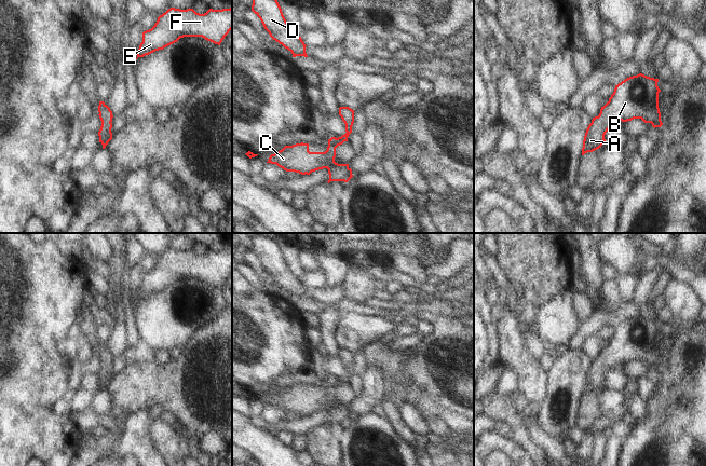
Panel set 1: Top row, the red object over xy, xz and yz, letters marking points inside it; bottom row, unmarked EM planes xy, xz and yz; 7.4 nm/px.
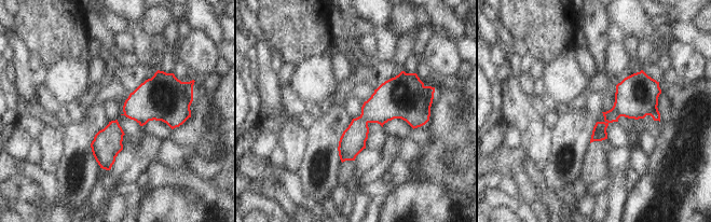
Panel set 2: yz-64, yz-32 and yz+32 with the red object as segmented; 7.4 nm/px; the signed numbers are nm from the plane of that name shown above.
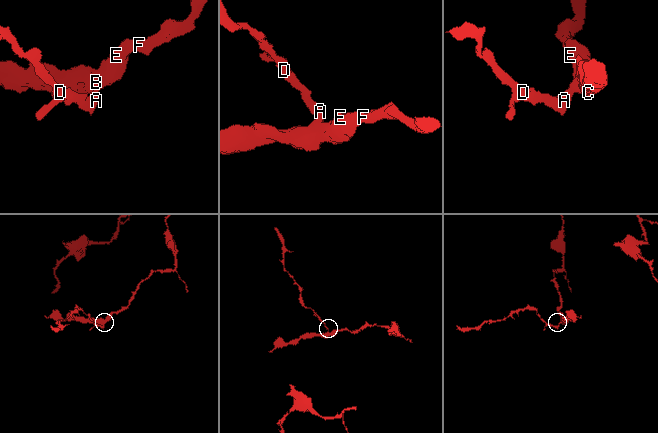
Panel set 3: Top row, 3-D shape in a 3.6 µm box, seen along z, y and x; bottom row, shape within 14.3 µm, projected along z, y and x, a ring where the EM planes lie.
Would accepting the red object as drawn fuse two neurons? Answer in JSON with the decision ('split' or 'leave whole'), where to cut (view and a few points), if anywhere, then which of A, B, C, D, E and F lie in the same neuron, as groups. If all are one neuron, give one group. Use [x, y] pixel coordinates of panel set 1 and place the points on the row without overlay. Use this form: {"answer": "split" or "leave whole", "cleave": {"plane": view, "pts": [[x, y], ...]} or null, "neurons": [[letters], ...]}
{"answer": "leave whole", "cleave": null, "neurons": [["A", "B", "C", "D", "E", "F"]]}

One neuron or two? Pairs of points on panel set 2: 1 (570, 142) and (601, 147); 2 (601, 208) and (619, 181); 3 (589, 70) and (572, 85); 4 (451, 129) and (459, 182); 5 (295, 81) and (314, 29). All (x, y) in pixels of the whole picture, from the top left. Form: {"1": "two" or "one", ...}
{"1": "two", "2": "two", "3": "two", "4": "one", "5": "two"}

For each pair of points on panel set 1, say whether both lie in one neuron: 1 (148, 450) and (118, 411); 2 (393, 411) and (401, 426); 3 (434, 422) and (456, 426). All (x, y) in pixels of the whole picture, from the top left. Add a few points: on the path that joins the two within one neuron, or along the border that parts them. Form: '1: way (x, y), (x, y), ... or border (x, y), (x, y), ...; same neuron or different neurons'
1: border (148, 410), (133, 411), (124, 420); different neurons
2: way (394, 414), (399, 423); same neuron
3: border (425, 415), (439, 415), (452, 432); different neurons

